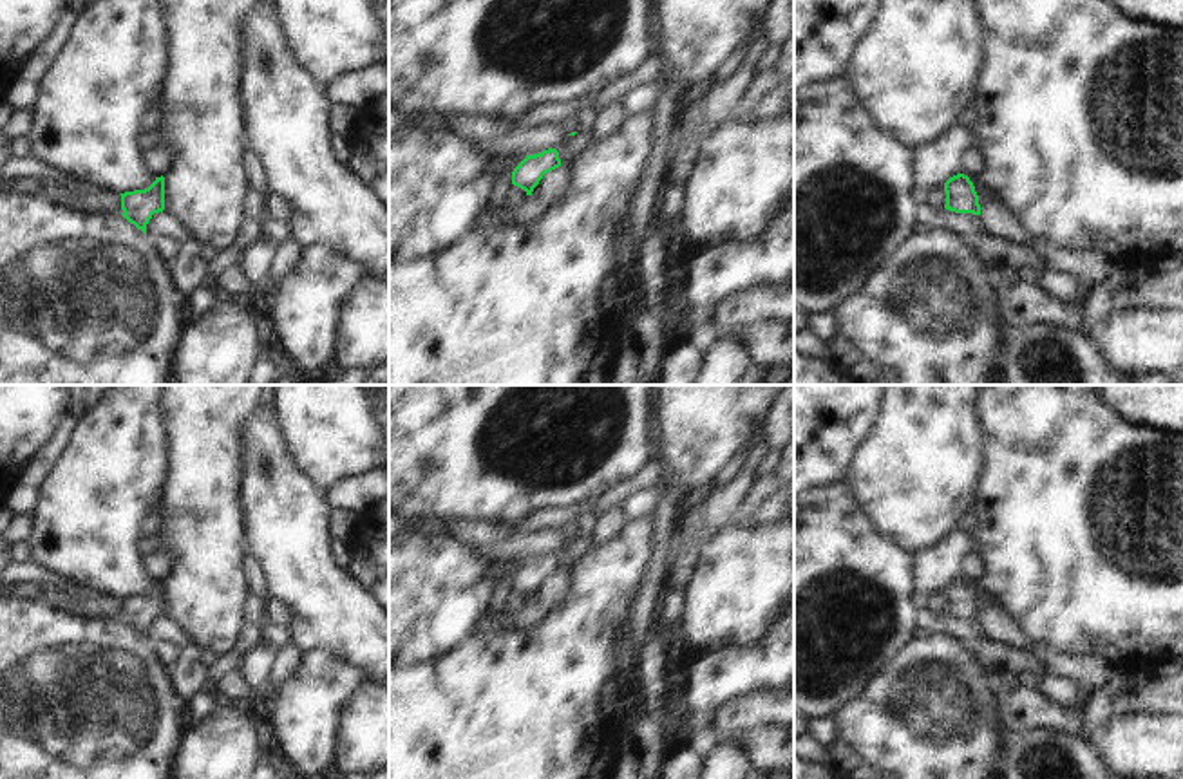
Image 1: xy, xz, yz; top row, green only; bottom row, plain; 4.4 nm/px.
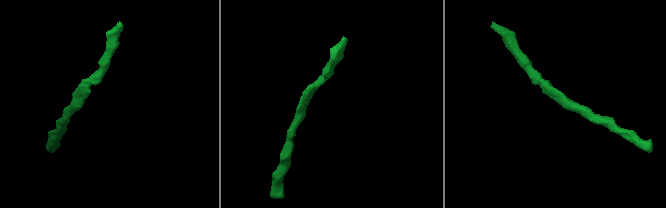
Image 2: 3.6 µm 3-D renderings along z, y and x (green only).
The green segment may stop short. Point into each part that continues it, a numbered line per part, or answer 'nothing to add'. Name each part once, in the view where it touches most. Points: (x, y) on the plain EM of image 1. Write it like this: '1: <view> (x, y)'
nothing to add

